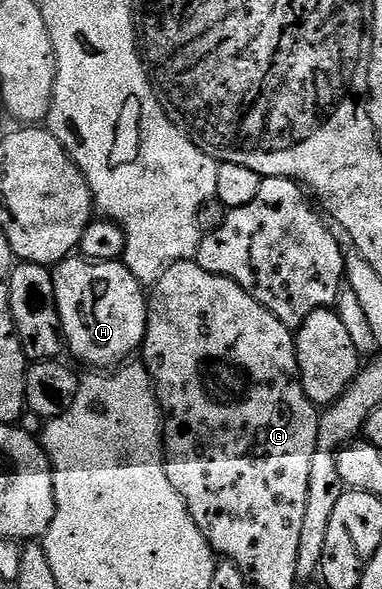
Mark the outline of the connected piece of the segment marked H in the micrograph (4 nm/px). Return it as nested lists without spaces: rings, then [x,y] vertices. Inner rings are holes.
[[[67,257],[53,268],[56,305],[62,322],[62,338],[71,351],[90,369],[114,369],[125,364],[146,339],[147,292],[144,285],[127,269],[125,262],[95,263],[93,259]]]

